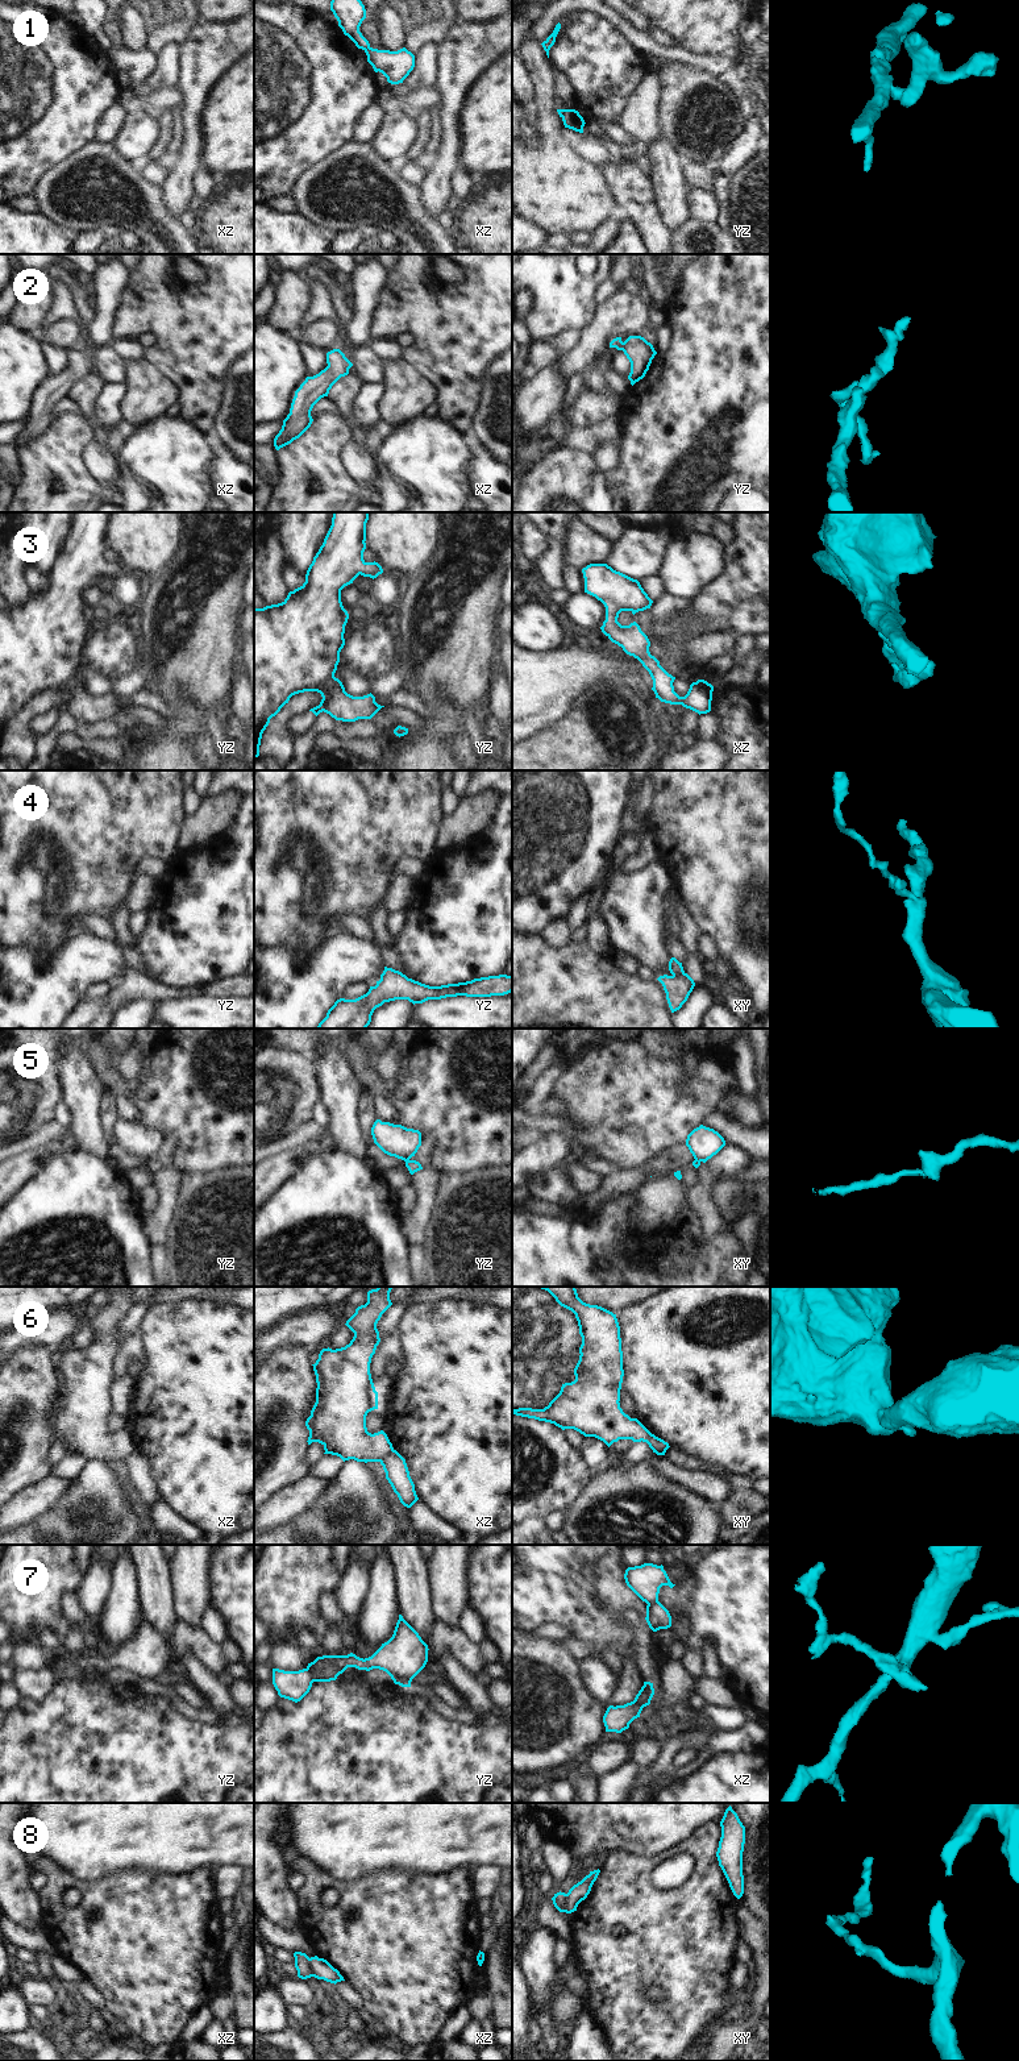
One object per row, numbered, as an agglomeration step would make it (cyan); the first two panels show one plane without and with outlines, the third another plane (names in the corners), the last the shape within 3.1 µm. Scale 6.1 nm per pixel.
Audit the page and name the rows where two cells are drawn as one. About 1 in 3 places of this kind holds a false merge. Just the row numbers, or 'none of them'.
1, 5, 6, 7, 8

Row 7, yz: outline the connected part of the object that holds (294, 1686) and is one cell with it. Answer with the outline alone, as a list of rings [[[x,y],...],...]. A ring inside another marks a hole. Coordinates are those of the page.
[[[308,1666],[299,1671],[273,1669],[273,1684],[280,1698],[298,1703],[309,1692],[313,1679]]]

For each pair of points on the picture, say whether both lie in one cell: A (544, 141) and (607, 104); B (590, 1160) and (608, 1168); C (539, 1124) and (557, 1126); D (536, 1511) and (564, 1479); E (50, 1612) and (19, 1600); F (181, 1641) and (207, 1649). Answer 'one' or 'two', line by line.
A: two
B: one
C: one
D: one
E: one
F: one

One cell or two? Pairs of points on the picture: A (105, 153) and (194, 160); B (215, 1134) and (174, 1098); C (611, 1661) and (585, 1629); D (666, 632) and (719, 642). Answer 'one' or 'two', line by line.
A: two
B: one
C: two
D: one

